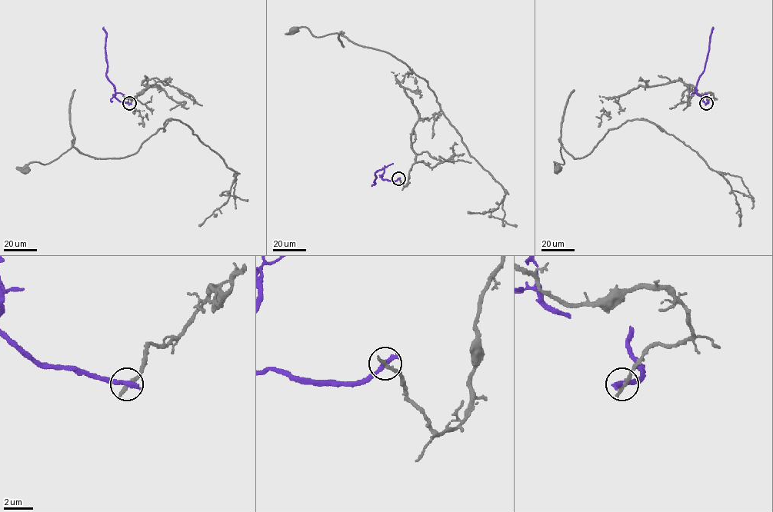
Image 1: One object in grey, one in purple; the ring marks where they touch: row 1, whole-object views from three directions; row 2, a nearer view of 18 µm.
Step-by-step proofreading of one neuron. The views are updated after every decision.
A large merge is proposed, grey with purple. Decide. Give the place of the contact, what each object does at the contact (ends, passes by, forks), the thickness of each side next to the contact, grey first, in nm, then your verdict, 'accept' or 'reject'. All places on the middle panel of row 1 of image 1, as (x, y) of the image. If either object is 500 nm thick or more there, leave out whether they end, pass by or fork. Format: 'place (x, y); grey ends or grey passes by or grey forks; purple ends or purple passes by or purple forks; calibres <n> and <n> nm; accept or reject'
place (398, 178); grey ends; purple ends; calibres 340 and 440 nm; reject

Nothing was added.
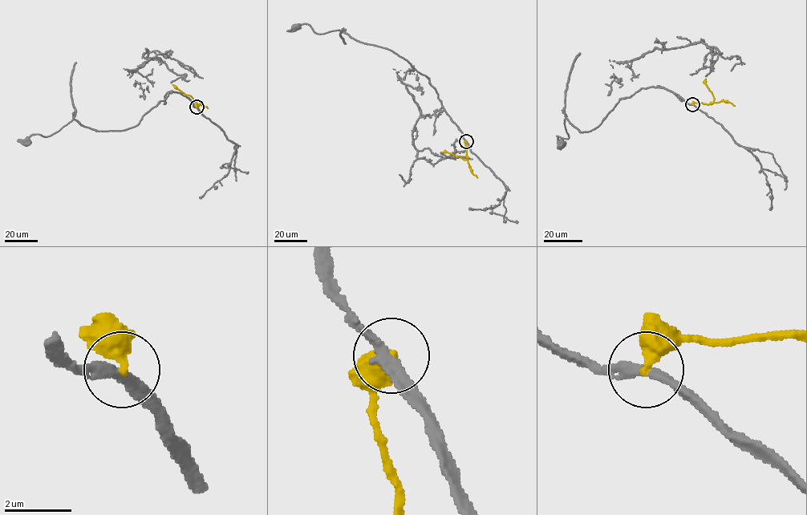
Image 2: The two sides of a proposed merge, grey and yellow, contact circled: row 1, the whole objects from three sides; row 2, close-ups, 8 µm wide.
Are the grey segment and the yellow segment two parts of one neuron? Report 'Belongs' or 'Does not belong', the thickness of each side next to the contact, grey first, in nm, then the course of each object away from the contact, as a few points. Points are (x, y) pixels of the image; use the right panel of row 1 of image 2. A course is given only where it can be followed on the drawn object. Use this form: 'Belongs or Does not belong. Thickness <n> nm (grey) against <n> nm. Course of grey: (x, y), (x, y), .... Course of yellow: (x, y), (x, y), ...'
Does not belong. Thickness 320 nm (grey) against 480 nm. Course of grey: (692, 104), (668, 90), (641, 88), (589, 131), (565, 119), (569, 137), (557, 135), (560, 144). Course of yellow: (692, 104), (714, 102), (706, 79)

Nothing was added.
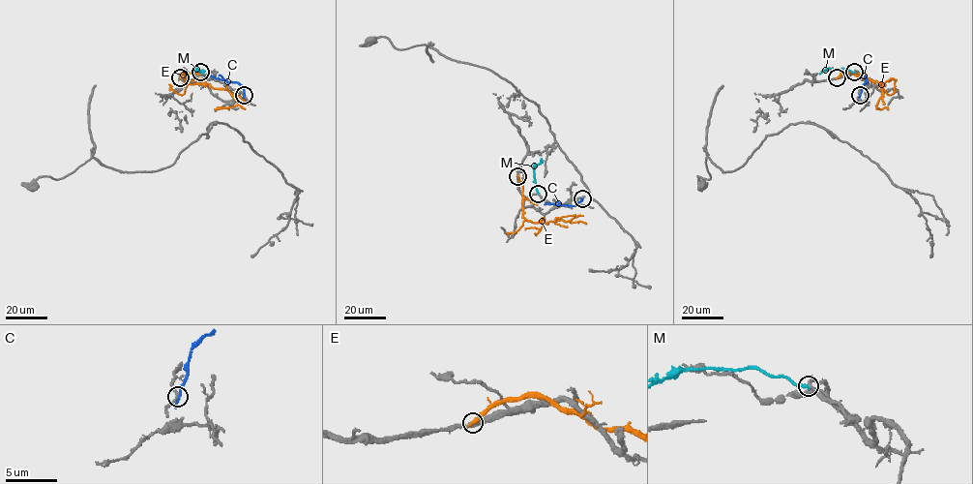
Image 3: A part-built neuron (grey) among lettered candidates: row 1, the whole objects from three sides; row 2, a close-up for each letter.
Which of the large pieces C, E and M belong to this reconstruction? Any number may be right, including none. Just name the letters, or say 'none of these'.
none of these

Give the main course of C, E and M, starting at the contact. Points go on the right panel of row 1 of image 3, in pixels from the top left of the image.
C: (860, 95), (867, 82), (866, 76)
E: (837, 77), (853, 73), (883, 83), (876, 106), (888, 109)
M: (854, 72), (829, 69), (819, 74)

